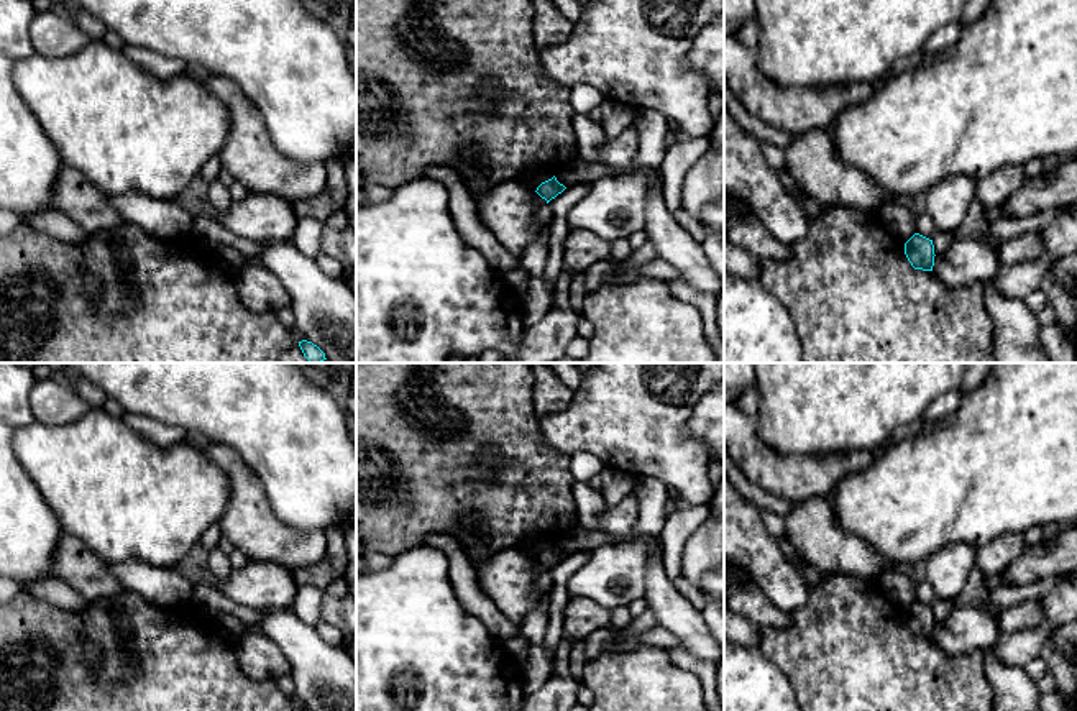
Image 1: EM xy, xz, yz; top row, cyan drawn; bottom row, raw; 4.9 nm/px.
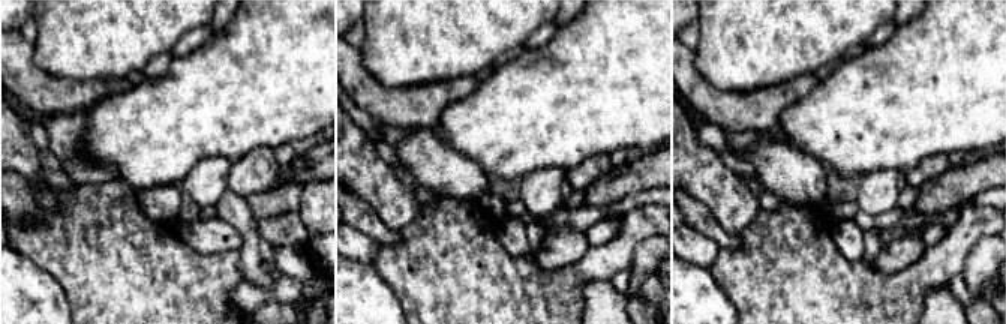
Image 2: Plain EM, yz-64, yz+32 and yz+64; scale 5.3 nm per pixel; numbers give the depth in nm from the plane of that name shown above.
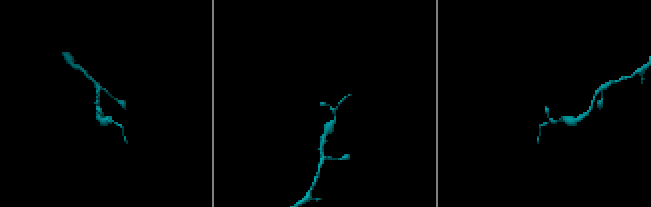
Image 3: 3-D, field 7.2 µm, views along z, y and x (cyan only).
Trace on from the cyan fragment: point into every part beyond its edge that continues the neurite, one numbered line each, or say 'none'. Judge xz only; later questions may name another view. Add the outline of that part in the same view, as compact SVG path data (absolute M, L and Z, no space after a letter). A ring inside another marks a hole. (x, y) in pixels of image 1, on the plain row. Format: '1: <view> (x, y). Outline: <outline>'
none

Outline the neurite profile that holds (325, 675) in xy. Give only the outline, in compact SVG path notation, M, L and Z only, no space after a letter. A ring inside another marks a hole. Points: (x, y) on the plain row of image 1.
M269 608L256 624L289 660L296 696L312 711L356 711L356 662L341 645L327 644L291 609Z

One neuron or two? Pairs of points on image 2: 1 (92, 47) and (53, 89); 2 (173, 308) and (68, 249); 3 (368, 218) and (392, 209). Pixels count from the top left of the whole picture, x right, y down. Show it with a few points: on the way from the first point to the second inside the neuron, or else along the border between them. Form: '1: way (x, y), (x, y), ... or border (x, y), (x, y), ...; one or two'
1: border (33, 57), (38, 66), (57, 77), (98, 80); two
2: way (147, 297), (99, 249), (93, 249); one
3: border (351, 192), (360, 197), (390, 228), (399, 233); two

